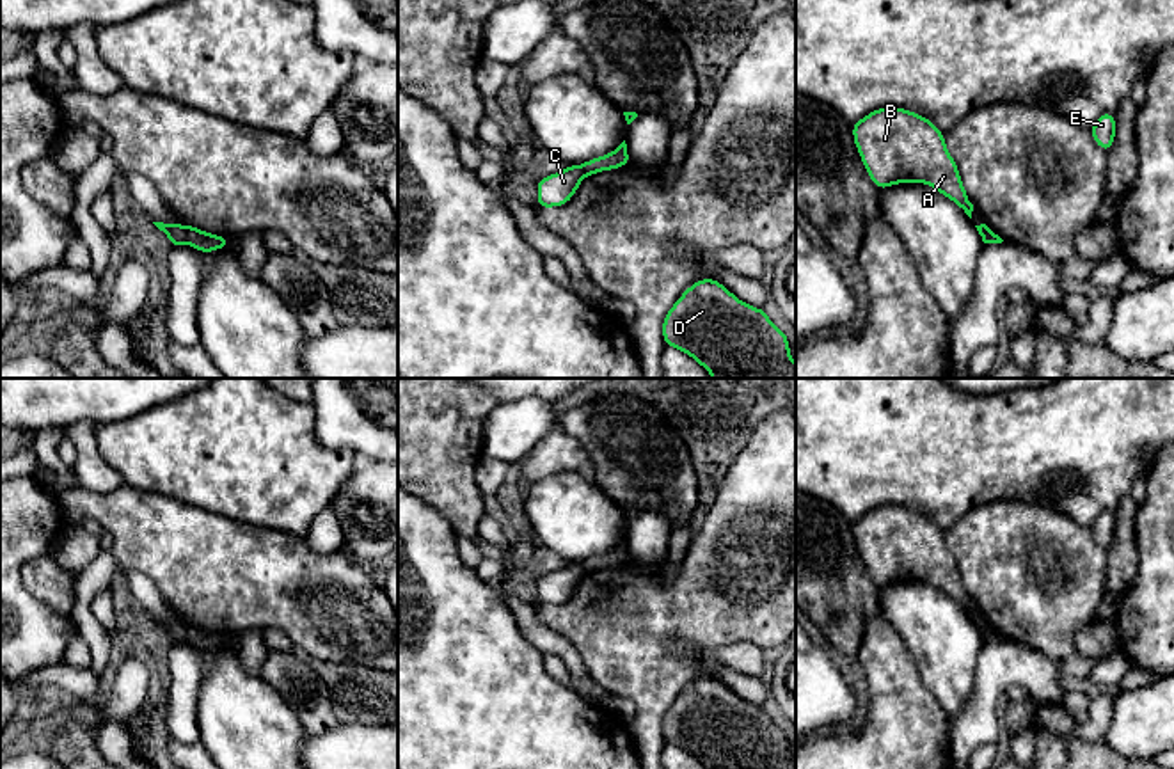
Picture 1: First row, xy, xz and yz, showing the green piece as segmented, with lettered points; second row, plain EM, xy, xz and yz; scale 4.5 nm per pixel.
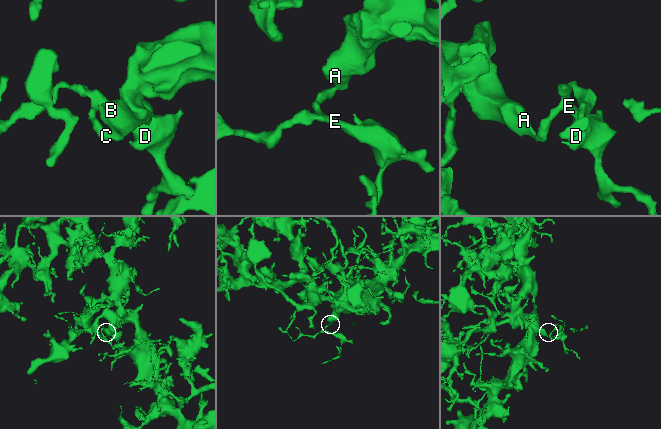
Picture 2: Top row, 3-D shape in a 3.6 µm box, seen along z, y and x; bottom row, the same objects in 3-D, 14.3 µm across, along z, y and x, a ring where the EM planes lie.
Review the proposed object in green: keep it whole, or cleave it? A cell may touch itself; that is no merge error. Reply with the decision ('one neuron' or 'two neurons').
two neurons

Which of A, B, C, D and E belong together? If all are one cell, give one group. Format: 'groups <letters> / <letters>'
groups A B / C D E

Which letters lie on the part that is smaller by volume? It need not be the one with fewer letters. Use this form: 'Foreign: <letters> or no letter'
Foreign: C, D, E

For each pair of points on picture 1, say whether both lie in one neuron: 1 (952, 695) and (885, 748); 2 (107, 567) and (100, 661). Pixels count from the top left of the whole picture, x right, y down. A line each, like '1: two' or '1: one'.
1: two
2: one

